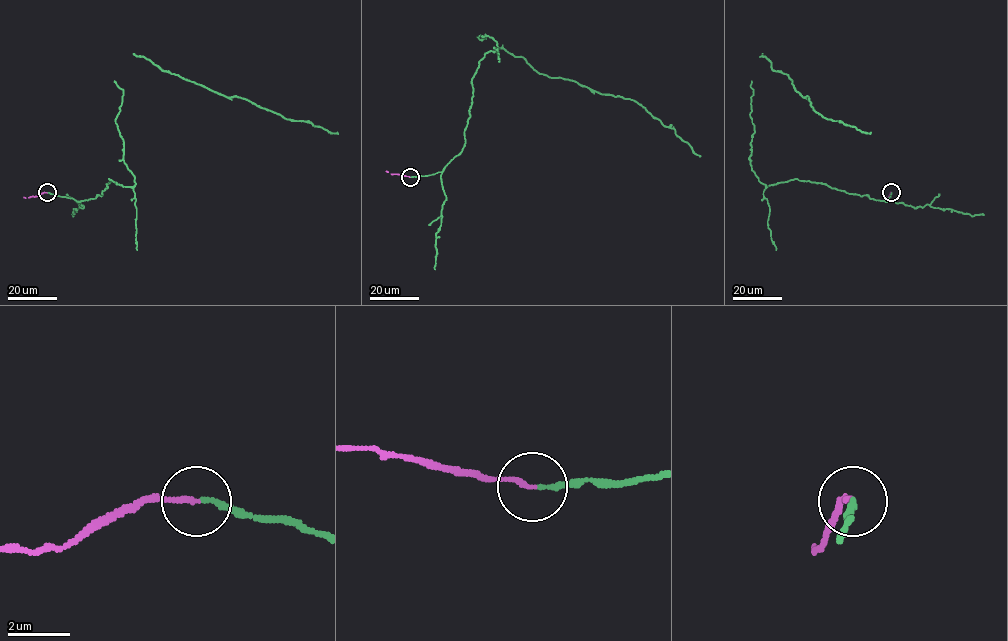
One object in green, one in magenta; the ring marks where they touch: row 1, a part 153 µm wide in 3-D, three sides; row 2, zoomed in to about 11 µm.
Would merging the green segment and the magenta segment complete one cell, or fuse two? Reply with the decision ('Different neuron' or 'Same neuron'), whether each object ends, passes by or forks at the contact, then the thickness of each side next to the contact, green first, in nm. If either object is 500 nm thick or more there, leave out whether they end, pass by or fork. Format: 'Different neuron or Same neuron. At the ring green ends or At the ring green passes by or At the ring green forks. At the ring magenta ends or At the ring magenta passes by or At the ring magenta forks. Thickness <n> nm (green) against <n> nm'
Same neuron. At the ring green ends. At the ring magenta ends. Thickness 170 nm (green) against 160 nm

